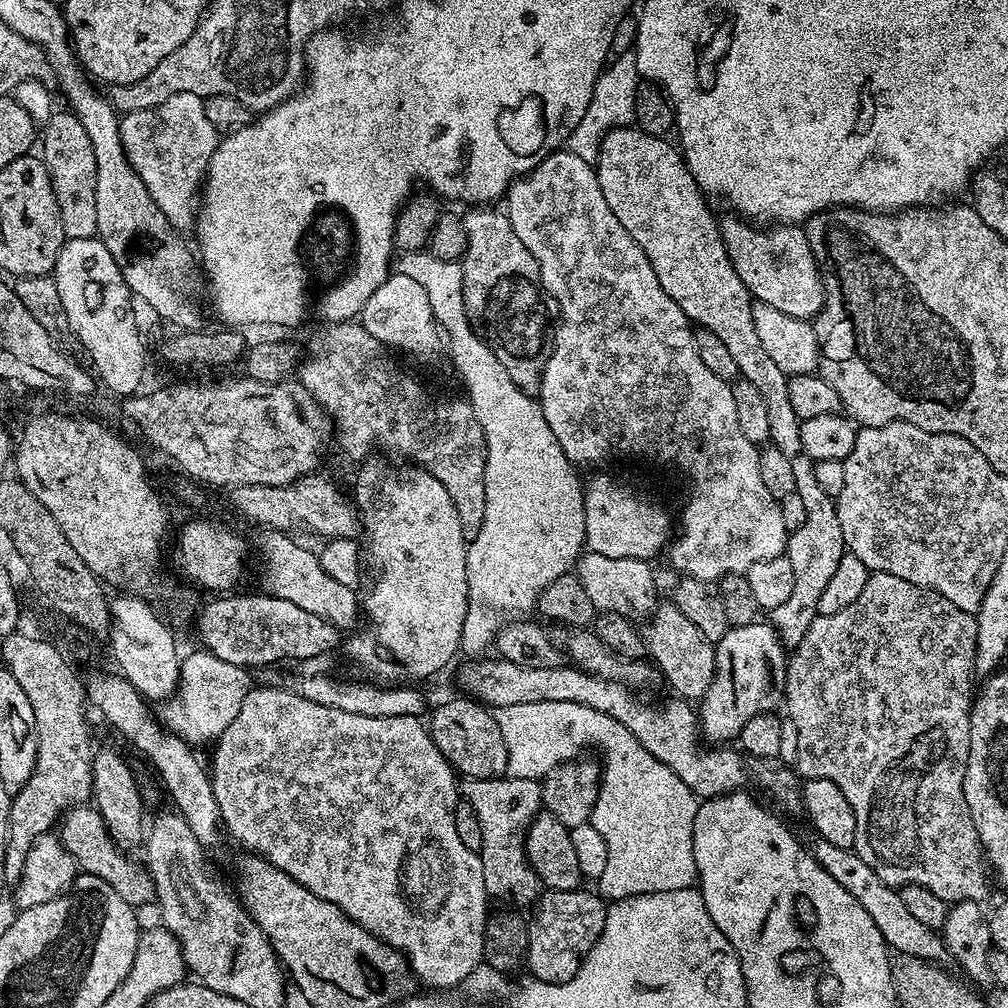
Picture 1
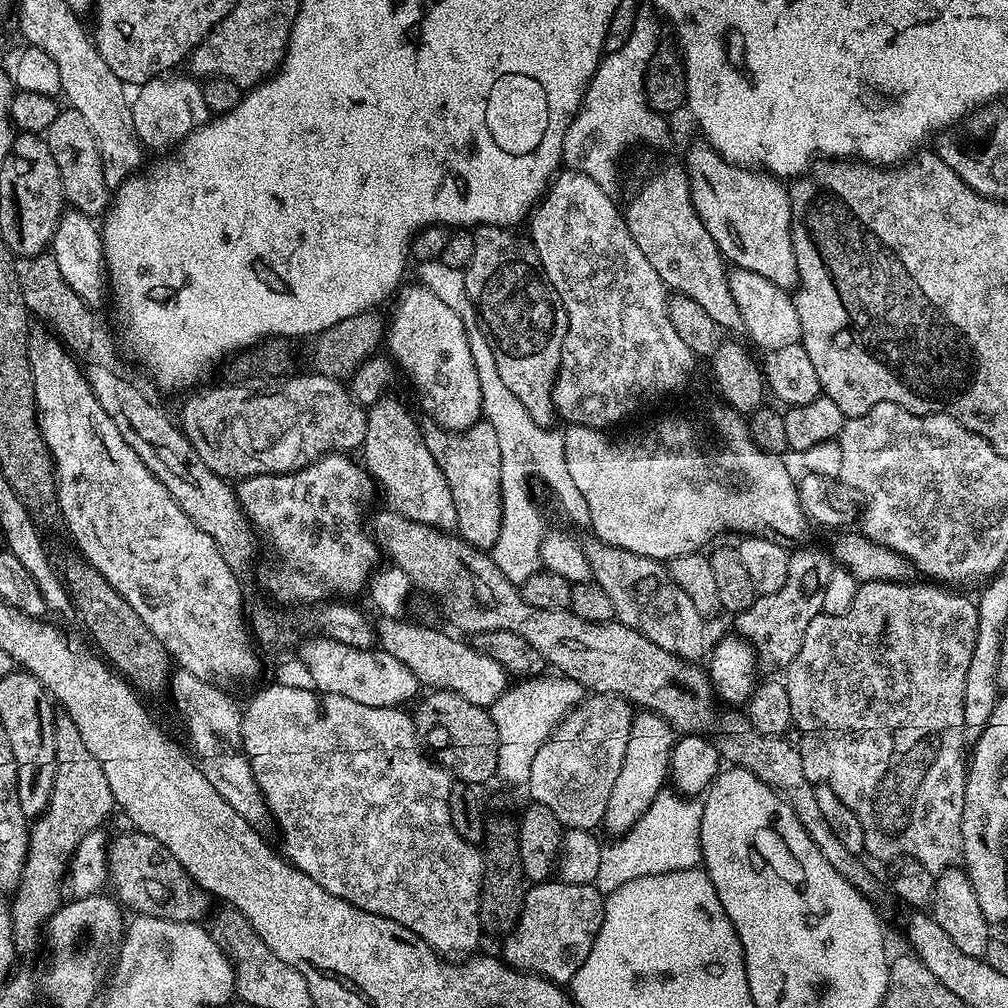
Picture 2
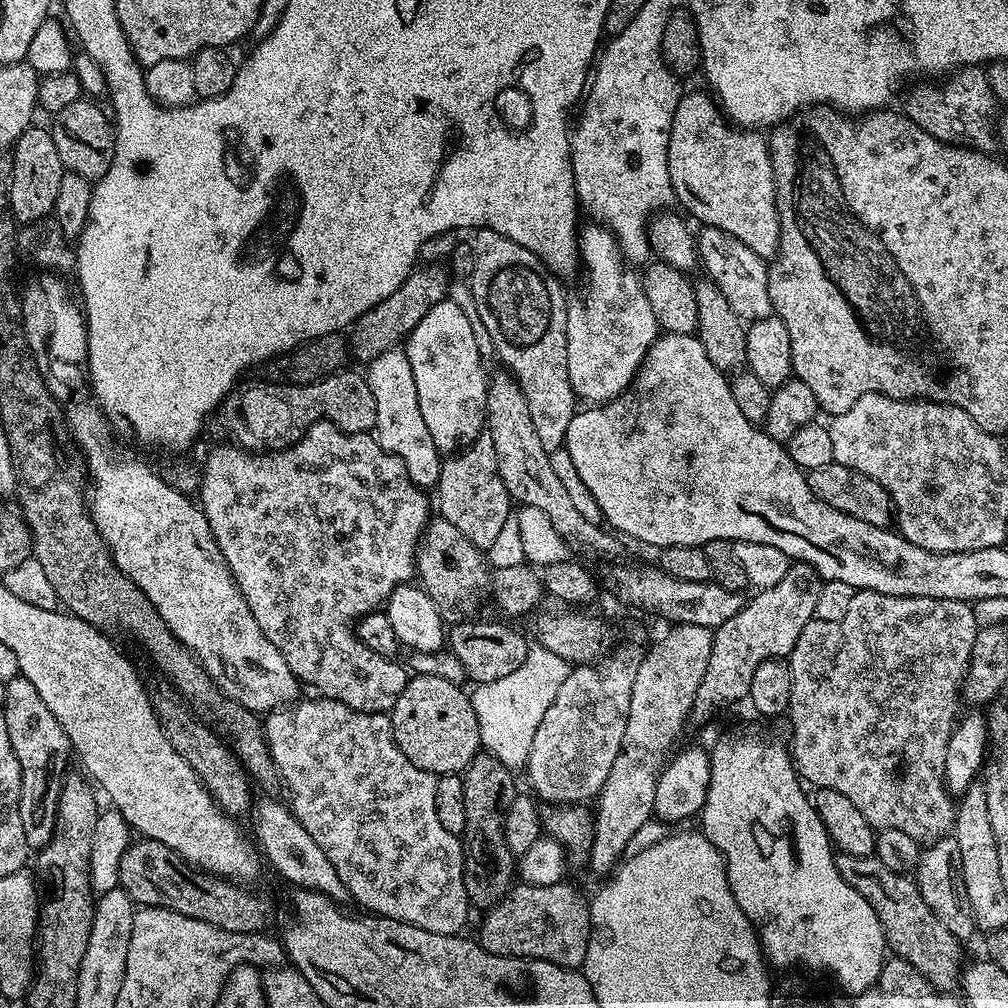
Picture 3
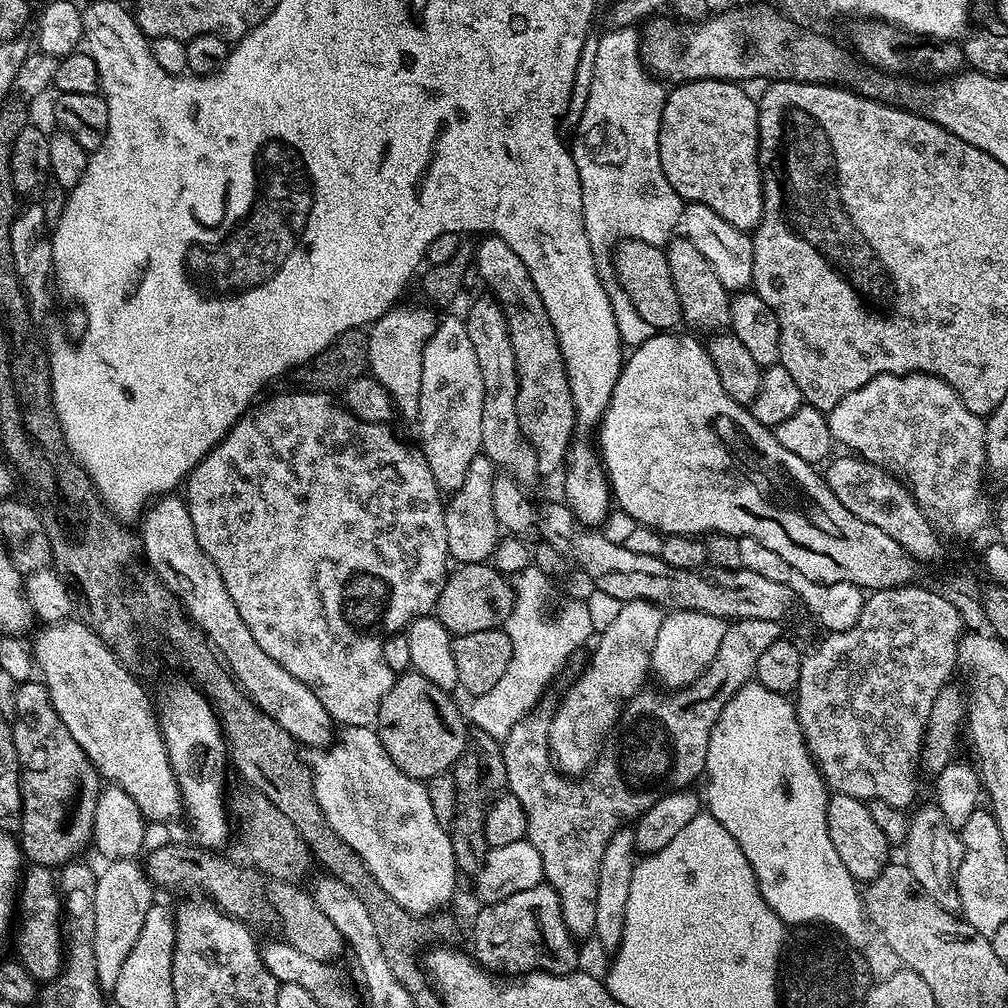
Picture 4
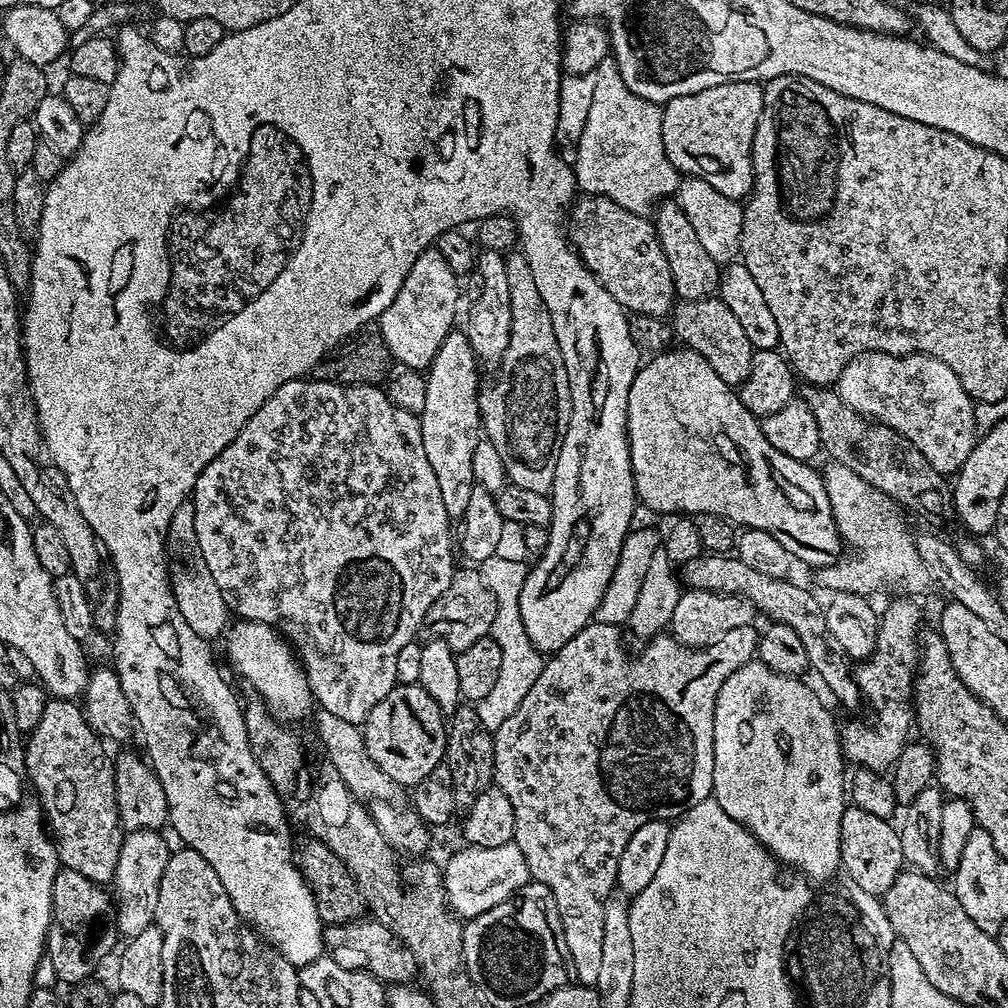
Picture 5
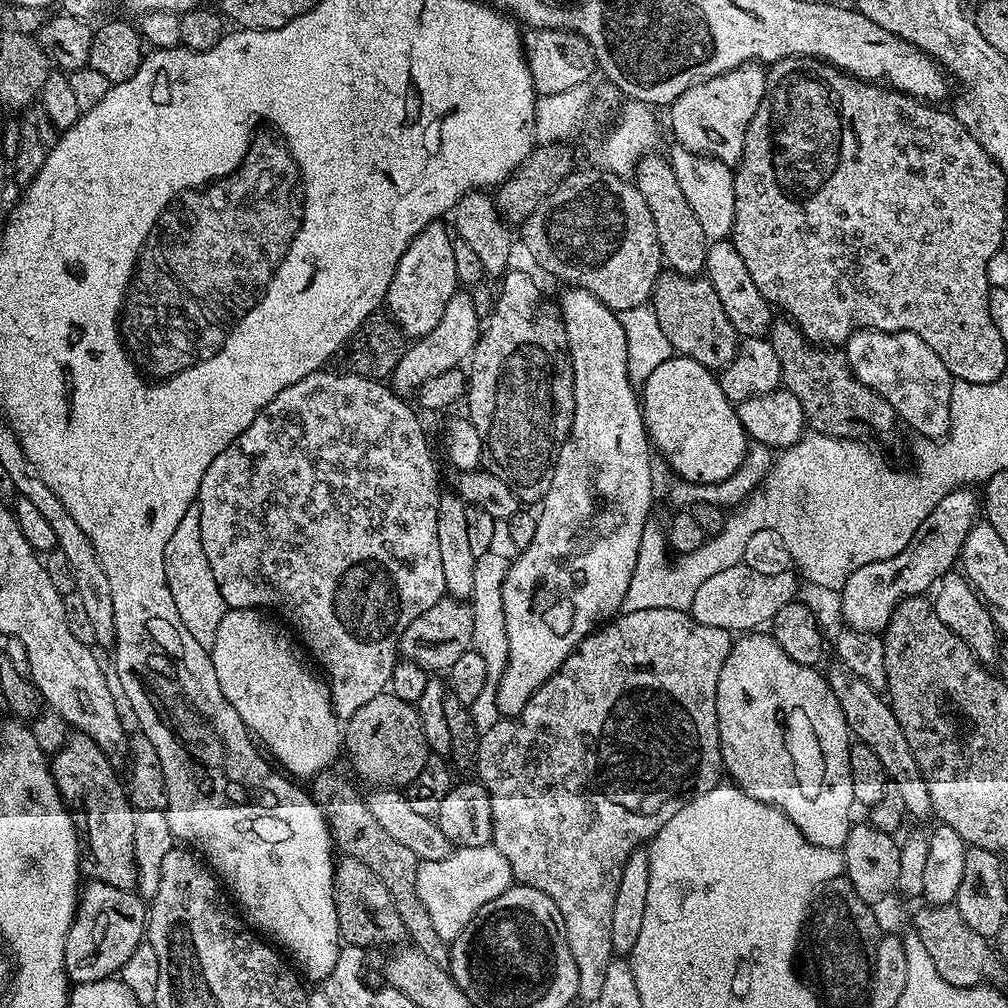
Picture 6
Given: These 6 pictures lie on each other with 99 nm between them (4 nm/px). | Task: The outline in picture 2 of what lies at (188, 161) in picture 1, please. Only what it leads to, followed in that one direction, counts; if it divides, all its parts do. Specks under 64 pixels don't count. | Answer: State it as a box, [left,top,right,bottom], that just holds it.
[132,76,210,149]

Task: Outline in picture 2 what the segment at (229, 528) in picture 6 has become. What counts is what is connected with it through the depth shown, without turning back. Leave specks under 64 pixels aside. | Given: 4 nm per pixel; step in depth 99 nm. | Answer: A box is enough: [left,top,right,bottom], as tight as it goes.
[235,451,422,708]

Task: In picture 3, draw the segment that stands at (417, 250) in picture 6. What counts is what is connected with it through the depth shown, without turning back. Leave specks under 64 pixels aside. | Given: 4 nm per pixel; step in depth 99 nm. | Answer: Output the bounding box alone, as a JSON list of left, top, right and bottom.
[366,346,442,489]

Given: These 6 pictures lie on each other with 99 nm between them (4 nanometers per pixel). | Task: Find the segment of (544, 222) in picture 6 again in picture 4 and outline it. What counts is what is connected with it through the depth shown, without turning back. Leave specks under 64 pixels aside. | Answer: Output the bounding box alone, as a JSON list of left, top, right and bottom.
[614,240,681,330]

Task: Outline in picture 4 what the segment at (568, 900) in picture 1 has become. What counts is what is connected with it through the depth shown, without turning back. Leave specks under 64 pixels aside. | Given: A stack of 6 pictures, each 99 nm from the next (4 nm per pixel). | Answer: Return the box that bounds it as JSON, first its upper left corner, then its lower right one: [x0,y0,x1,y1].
[471,882,577,978]

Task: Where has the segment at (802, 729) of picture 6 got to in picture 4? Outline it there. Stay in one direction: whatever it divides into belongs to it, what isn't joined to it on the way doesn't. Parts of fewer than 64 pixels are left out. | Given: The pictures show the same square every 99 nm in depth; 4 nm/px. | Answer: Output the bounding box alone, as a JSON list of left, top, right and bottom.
[704,682,870,946]

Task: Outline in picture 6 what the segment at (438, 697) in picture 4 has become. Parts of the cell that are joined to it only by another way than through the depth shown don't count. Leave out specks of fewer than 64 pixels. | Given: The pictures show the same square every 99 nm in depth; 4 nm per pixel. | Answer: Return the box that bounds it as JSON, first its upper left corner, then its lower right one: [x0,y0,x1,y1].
[342,690,430,789]

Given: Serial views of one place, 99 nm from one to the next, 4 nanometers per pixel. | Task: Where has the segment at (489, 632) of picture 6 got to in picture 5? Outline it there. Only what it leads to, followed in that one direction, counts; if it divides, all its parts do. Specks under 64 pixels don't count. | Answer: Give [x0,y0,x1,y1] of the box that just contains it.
[474,554,545,734]

